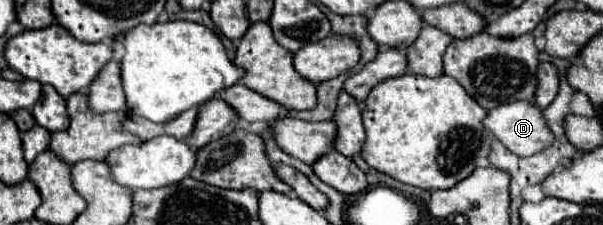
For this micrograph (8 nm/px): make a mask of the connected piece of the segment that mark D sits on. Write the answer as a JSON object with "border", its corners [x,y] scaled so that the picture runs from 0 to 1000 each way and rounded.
{"border":[[[882,444],[849,453],[839,471],[826,471],[823,489],[813,489],[806,516],[806,569],[813,569],[813,587],[852,684],[882,693],[919,640],[919,587],[909,569],[899,489]]]}

